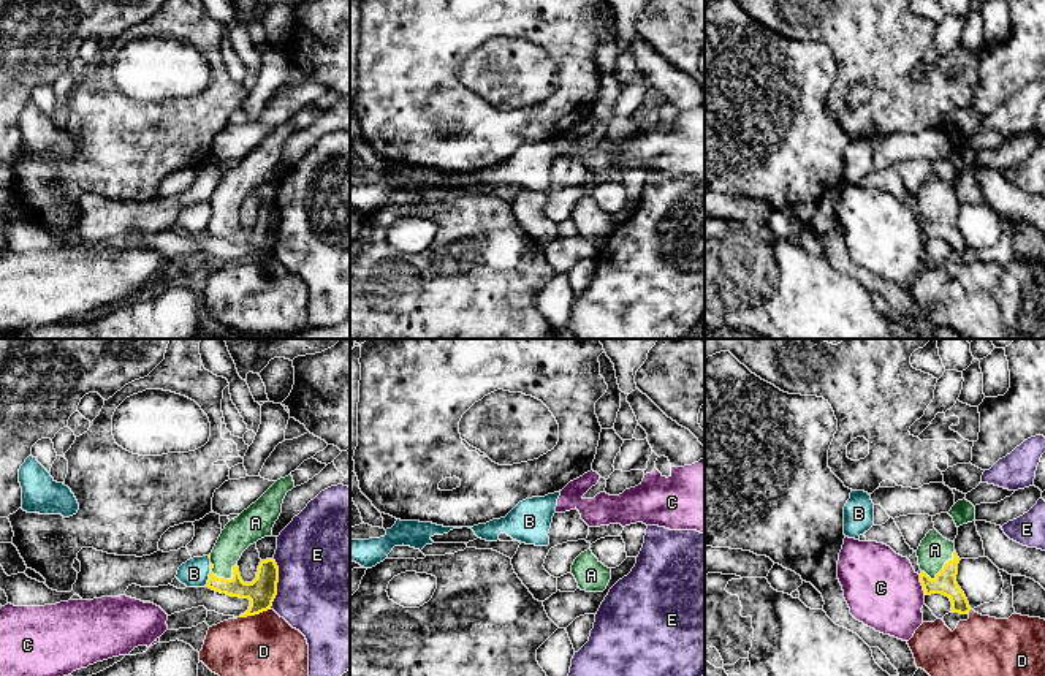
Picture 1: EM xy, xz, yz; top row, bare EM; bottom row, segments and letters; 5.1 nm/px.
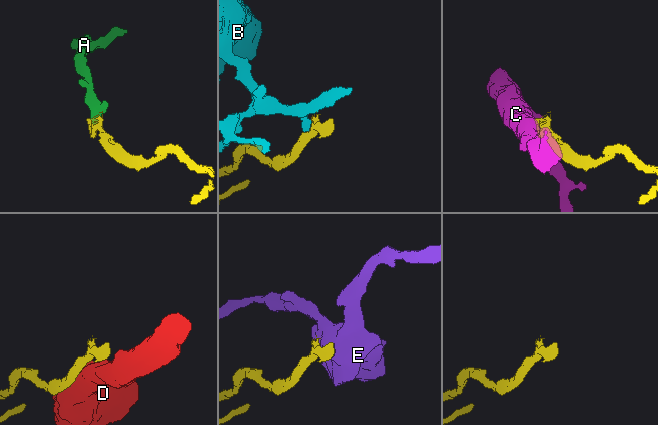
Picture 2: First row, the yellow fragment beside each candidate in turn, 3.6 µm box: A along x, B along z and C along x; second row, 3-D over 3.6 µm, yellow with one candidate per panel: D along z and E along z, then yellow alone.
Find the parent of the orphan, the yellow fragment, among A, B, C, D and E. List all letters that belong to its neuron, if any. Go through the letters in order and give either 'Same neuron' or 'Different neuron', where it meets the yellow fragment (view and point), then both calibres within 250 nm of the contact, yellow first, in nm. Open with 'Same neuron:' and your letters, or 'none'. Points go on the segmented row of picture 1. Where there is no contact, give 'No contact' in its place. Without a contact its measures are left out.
Same neuron: A
A: Same neuron. Touches yellow at yz (941, 570). Thickness 120 nm (yellow) against 160 nm
B: Different neuron. Touches yellow at xy (209, 575). Thickness 110 nm (yellow) against 140 nm
C: Different neuron. Touches yellow at yz (922, 584). Thickness 120 nm (yellow) against 380 nm
D: Different neuron. Touches yellow at xy (254, 615). Thickness 150 nm (yellow) against 320 nm
E: Different neuron. Touches yellow at xy (276, 584). Thickness 150 nm (yellow) against 480 nm

